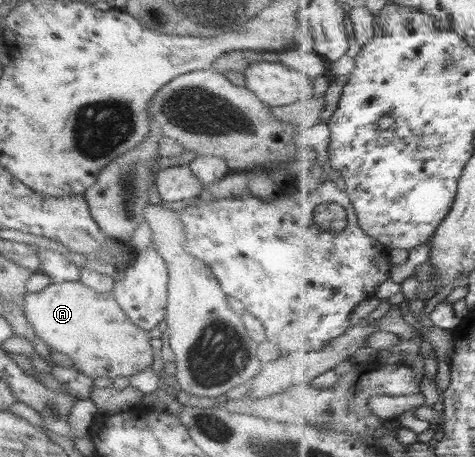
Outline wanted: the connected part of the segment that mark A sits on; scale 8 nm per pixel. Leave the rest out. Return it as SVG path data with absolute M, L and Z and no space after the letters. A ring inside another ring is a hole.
M78 281L51 282L40 292L26 292L21 308L45 345L67 355L77 370L93 379L140 373L150 367L157 353L152 351L149 333L130 322L111 293L96 293Z

